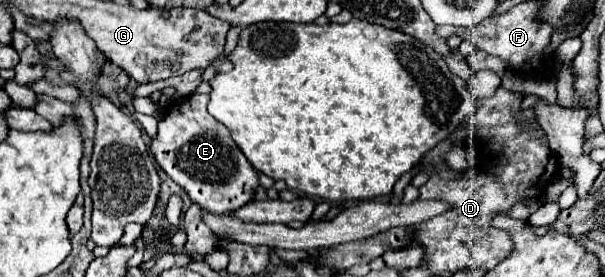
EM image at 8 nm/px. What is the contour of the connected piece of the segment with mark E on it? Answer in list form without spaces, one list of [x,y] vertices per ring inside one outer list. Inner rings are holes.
[[[194,93],[172,103],[158,123],[158,139],[152,139],[150,151],[158,165],[204,211],[230,213],[254,199],[260,181],[258,171],[234,143],[228,127],[222,127],[222,123],[206,111],[208,101],[210,95]]]

